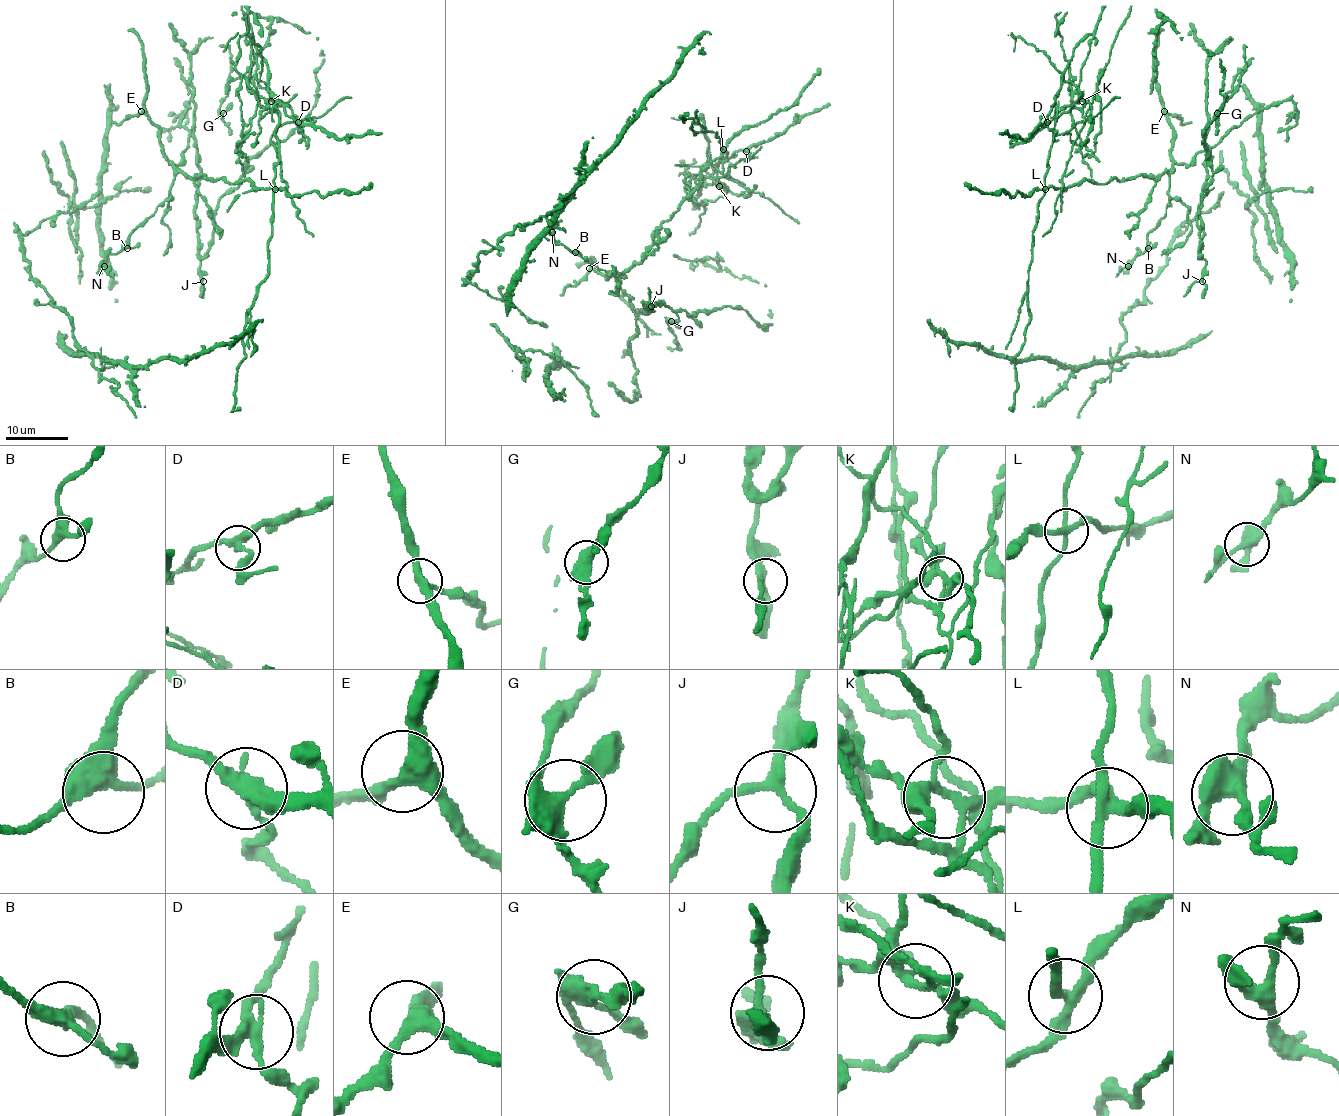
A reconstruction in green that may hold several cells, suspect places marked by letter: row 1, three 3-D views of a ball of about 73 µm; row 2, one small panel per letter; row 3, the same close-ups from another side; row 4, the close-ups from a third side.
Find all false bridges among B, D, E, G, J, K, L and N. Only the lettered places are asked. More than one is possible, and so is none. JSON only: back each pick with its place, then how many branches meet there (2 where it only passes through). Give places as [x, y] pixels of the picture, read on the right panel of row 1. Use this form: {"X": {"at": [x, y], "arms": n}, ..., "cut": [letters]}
{"D": {"at": [1047, 122], "arms": 3}, "K": {"at": [1082, 101], "arms": 4}, "L": {"at": [1045, 189], "arms": 4}, "cut": ["D", "K", "L"]}

